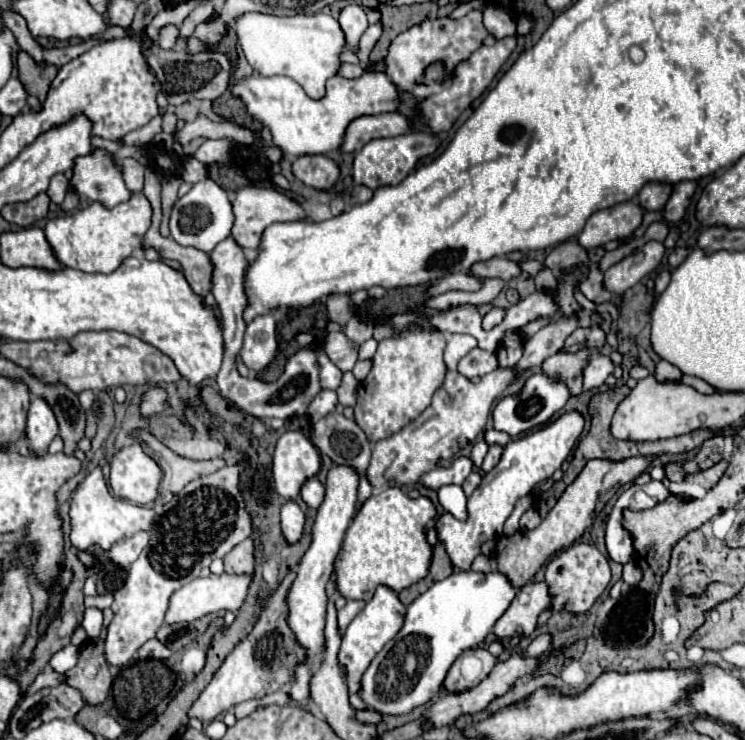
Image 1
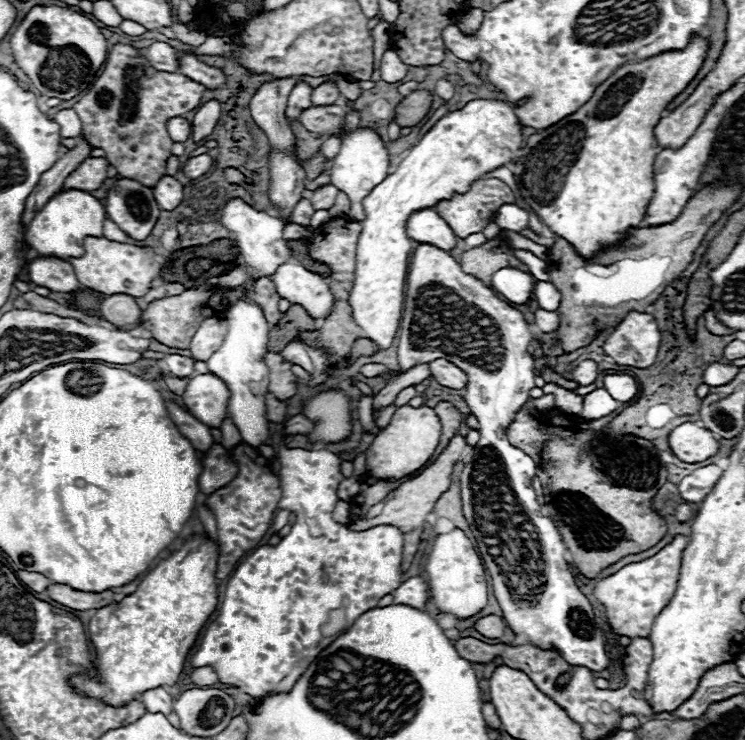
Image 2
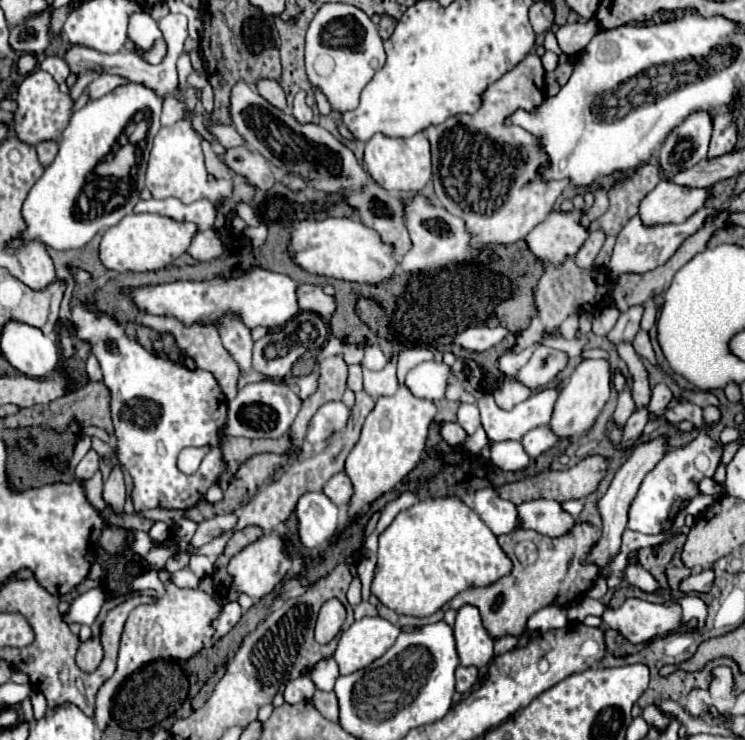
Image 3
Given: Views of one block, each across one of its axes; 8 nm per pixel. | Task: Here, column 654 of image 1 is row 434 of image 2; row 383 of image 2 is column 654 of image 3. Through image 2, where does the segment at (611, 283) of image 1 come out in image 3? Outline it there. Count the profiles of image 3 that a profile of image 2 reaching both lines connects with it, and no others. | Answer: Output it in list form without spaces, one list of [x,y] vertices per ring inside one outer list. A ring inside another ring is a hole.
[[[702,208],[682,224],[654,224],[654,226],[646,226],[646,224],[642,224],[640,216],[634,216],[616,238],[614,254],[608,264],[608,278],[612,282],[616,282],[622,274],[642,274],[642,272],[662,266],[680,248],[680,244],[702,226],[704,218],[710,214],[716,214],[716,210]]]

